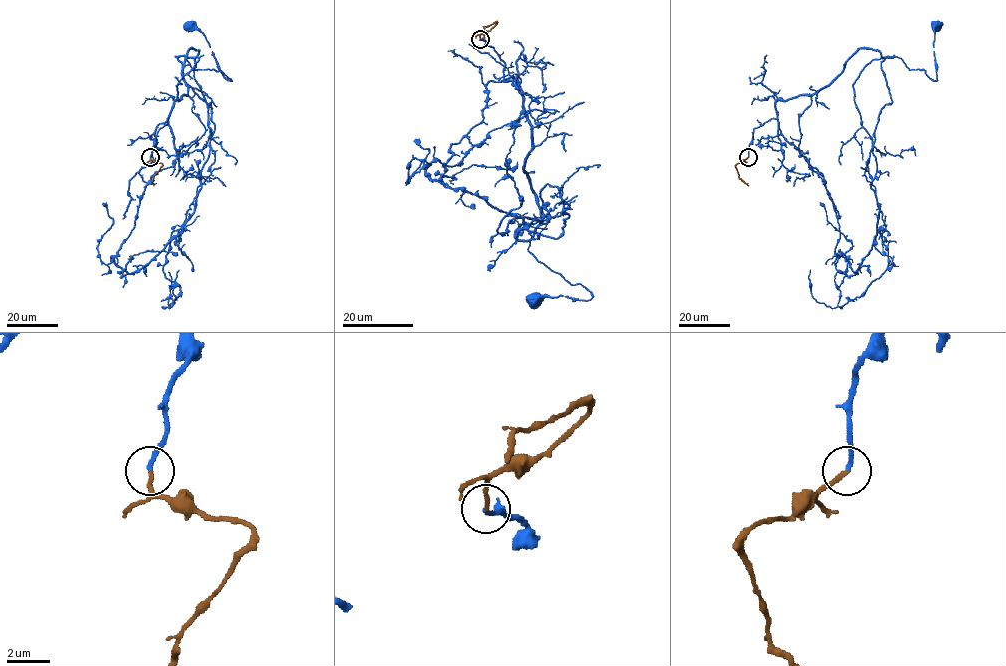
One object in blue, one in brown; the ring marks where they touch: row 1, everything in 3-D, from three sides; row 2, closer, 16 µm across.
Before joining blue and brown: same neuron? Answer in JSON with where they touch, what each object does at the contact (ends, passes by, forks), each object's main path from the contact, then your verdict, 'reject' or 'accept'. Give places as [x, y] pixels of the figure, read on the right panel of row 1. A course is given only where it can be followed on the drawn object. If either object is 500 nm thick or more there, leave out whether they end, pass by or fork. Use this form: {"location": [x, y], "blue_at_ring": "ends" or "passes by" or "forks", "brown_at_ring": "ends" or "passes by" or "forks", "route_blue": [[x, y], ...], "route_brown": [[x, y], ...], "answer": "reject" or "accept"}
{"location": [748, 157], "blue_at_ring": "ends", "brown_at_ring": "ends", "route_blue": [[748, 157], [753, 129], [777, 118], [777, 100], [818, 93], [859, 48], [900, 58], [936, 80], [936, 26]], "route_brown": [[748, 157], [735, 168], [748, 186]], "answer": "accept"}

